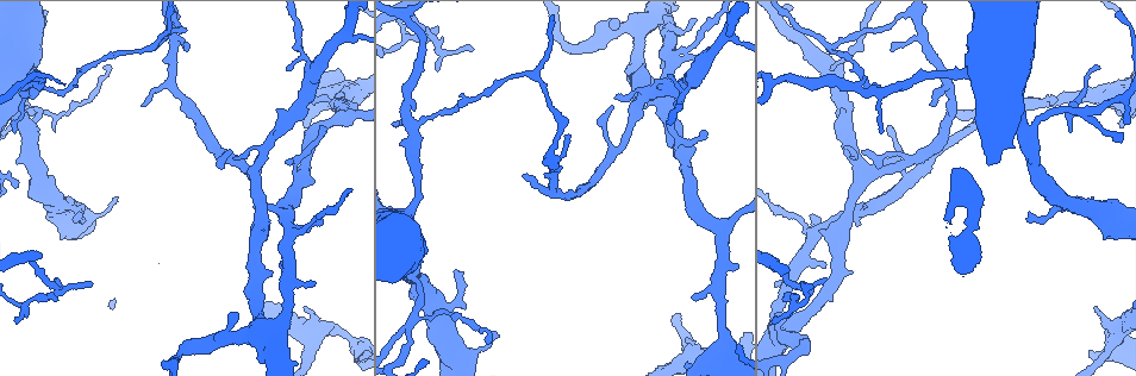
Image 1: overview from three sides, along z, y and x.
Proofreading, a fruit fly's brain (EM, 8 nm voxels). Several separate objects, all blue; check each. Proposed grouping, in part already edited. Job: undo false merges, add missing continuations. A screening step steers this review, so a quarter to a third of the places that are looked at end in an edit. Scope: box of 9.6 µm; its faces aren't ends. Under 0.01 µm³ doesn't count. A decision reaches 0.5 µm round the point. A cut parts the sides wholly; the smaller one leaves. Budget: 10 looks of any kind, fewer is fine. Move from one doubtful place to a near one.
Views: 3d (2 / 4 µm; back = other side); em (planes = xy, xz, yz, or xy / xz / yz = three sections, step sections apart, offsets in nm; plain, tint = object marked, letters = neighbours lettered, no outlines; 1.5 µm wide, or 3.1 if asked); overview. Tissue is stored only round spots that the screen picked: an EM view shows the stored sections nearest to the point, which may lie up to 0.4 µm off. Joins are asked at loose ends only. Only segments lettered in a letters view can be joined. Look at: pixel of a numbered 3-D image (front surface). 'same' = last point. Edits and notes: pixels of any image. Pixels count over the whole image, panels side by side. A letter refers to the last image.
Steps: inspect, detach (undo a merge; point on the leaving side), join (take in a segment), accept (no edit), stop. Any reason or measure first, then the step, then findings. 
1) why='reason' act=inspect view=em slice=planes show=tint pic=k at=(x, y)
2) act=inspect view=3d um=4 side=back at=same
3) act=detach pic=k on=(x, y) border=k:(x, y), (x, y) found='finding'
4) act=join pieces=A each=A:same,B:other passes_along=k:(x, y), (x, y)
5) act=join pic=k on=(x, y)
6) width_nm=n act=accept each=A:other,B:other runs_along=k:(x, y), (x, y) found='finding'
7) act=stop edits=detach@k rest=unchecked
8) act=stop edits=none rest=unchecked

why='branch stops here' act=inspect view=3d um=4 pic=1 at=(1096, 308)

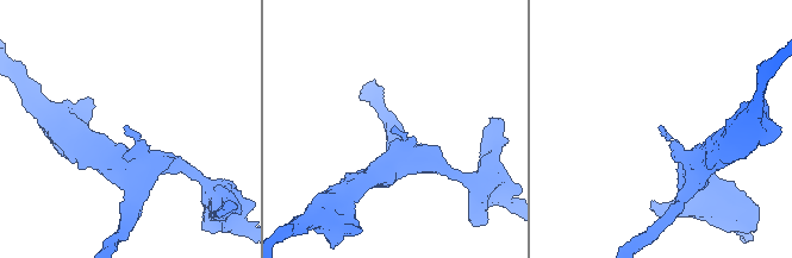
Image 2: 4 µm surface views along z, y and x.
act=inspect view=em slice=xz step=4 show=letters pic=2 at=(393, 131)

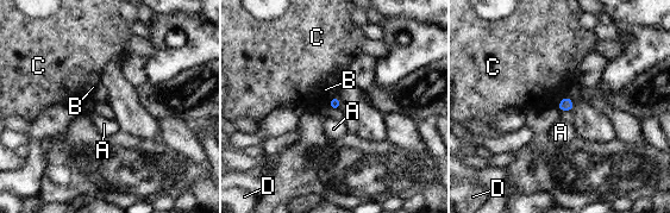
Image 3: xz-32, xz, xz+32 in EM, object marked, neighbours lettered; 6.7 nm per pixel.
why='cut it another way' act=inspect view=em slice=planes show=letters at=same

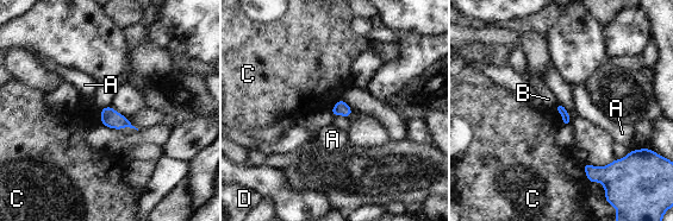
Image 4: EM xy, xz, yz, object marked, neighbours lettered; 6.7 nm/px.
act=accept each=A:other,B:other,C:other,D:other border=4:(583, 164), (585, 176), (590, 183) found='no lettered segment goes on from it'

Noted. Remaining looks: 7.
why='sharp bend' act=inspect view=em slice=yz step=4 show=letters pic=1 at=(784, 359)

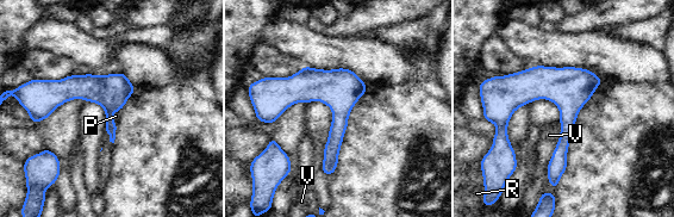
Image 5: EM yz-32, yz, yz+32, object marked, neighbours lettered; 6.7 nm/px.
act=accept each=P:other,R:other,V:other found='all the same neuron'

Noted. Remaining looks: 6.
why='four arms meet' act=inspect view=em slice=planes show=letters pic=1 at=(1075, 110)

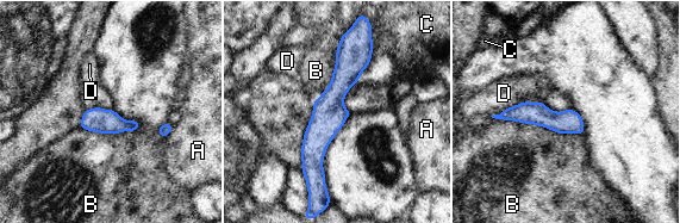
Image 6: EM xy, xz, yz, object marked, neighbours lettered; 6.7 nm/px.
act=accept each=A:other,B:other,C:other,D:other found='all the same neuron'

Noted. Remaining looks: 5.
why='thin end' act=inspect view=3d um=2 side=back pic=1 at=(118, 197)

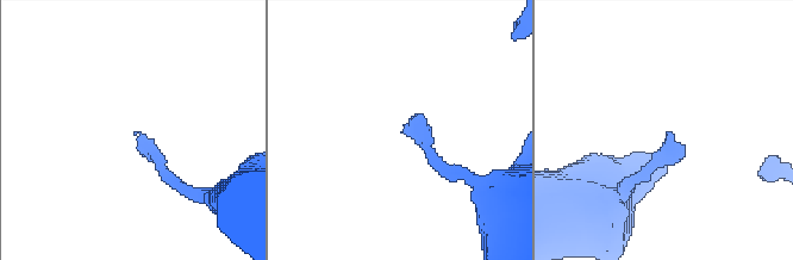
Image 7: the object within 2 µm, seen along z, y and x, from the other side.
why='need the tissue' act=inspect view=em slice=planes show=letters pic=7 at=(668, 134)

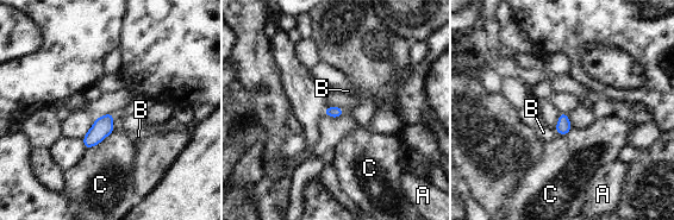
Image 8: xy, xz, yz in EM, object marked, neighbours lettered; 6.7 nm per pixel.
act=accept each=A:other,B:other,C:other border=8:(111, 132), (99, 143), (87, 149) found='no lettered segment goes on from it'

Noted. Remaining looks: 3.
act=stop edits=none rest=unchecked

